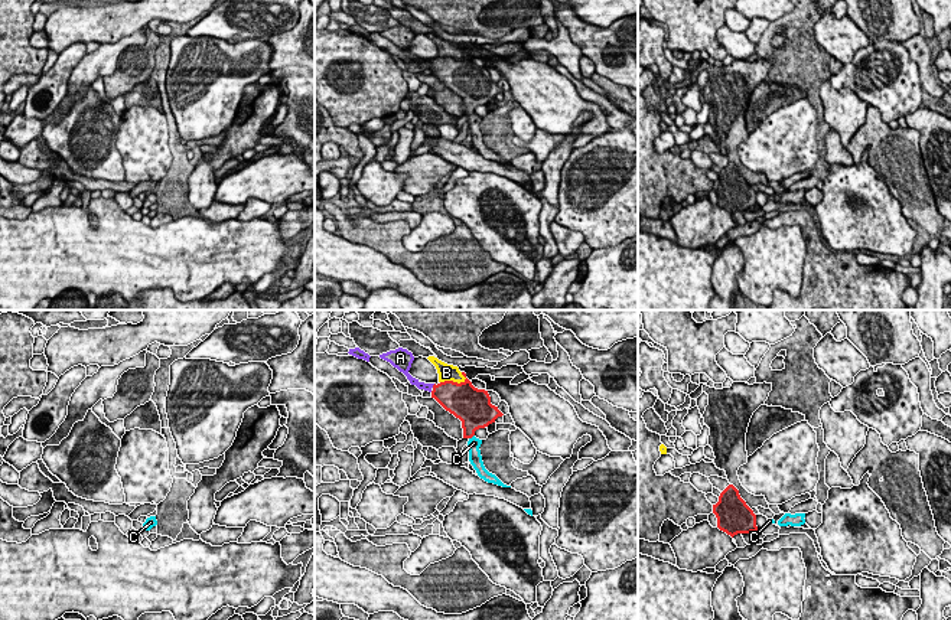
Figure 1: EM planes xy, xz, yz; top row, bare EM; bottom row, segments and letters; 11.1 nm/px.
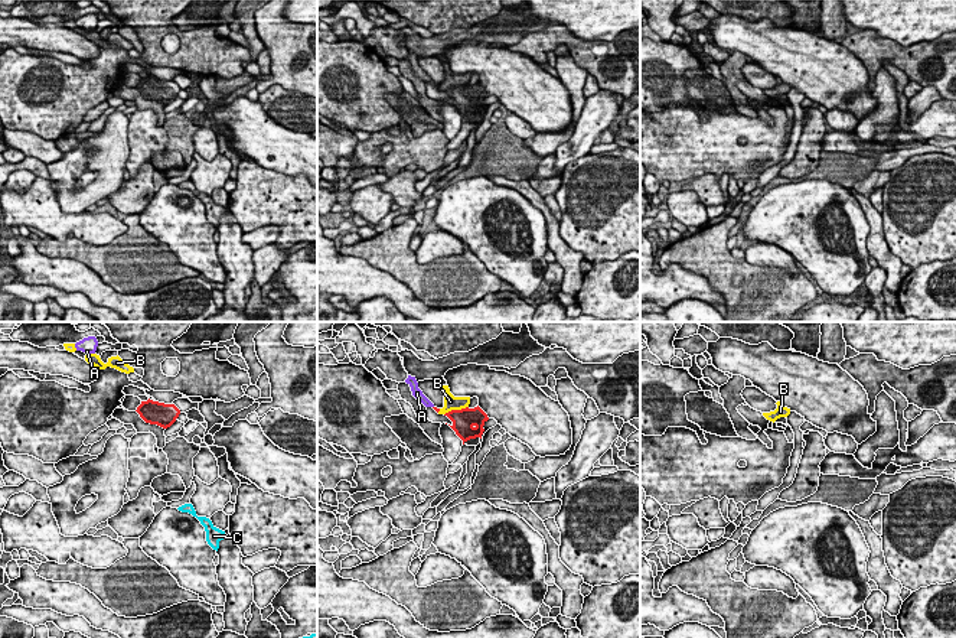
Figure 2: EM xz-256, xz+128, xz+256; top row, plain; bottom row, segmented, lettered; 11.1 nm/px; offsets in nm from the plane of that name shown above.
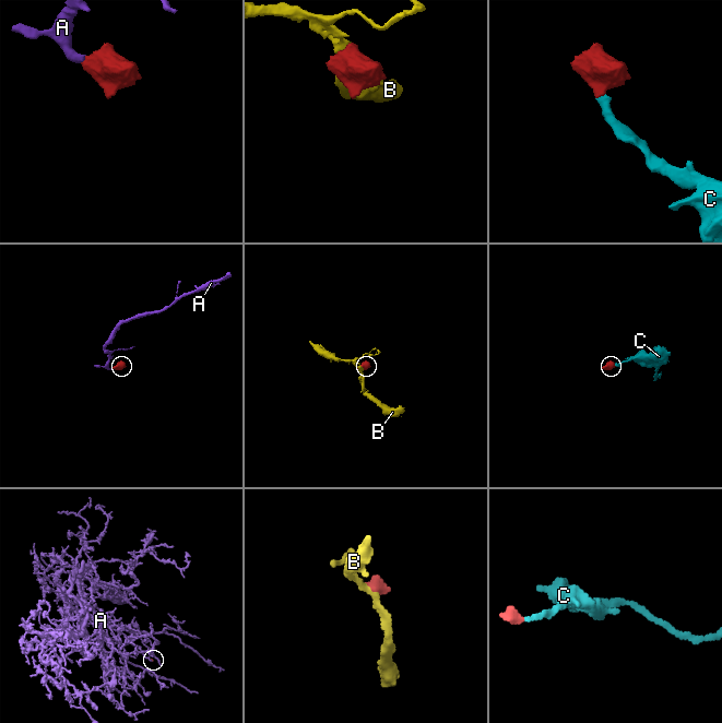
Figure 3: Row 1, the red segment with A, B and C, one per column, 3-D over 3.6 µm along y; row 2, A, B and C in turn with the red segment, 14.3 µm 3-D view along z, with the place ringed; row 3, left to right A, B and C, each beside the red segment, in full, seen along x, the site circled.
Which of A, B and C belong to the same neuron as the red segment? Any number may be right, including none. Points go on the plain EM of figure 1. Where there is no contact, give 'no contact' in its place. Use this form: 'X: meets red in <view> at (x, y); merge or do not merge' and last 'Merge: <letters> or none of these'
A: meets red in xz at (433, 62); merge
B: meets red in xz at (453, 59); do not merge
C: meets red in xz at (471, 114); merge
Merge: A, C

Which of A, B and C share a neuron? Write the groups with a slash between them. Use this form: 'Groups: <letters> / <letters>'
Groups: A C / B

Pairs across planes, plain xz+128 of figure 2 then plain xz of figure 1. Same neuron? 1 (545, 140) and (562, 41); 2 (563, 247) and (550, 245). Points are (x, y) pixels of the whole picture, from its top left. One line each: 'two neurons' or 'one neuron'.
1: one neuron
2: two neurons

